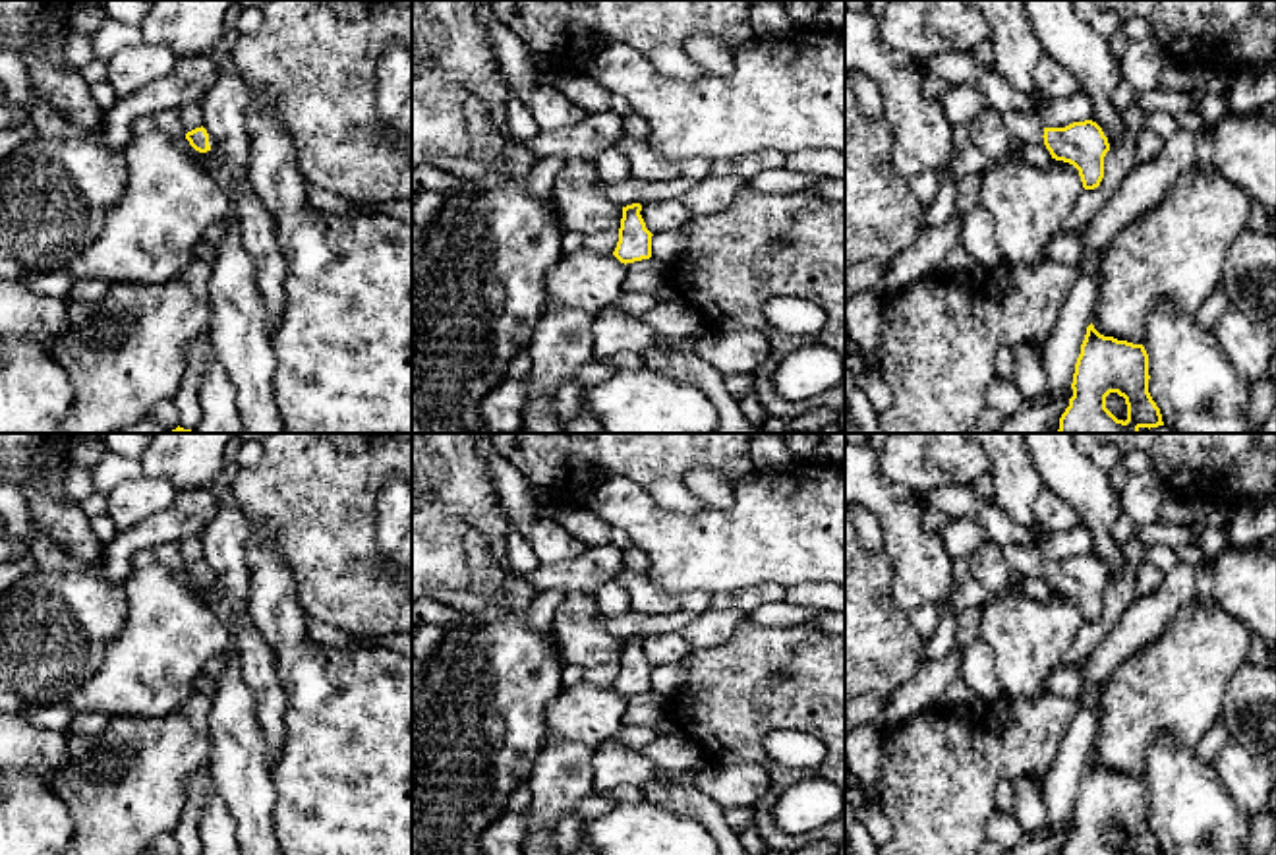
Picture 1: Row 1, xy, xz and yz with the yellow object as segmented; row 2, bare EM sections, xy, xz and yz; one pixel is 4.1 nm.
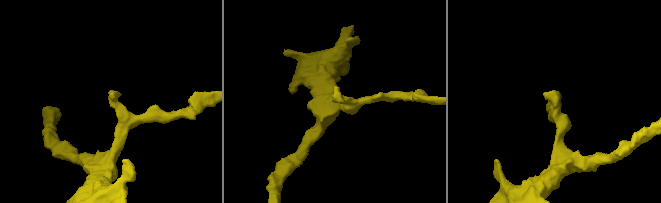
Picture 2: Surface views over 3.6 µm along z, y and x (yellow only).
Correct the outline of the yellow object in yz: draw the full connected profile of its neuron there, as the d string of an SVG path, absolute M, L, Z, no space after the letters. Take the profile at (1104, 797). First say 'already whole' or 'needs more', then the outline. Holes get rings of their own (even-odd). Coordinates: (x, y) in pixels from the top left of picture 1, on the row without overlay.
already whole; M1090 756L1075 797L1071 816L1073 830L1069 832L1069 840L1061 847L1059 855L1123 855L1106 841L1106 830L1110 826L1117 826L1125 832L1125 855L1162 855L1160 841L1148 826L1148 812L1148 787L1143 778L1104 770Z

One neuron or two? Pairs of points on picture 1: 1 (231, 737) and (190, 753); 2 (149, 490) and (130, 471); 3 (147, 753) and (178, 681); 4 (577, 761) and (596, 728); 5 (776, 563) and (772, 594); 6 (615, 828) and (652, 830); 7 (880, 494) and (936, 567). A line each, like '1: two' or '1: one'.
1: two
2: two
3: two
4: two
5: two
6: one
7: one

